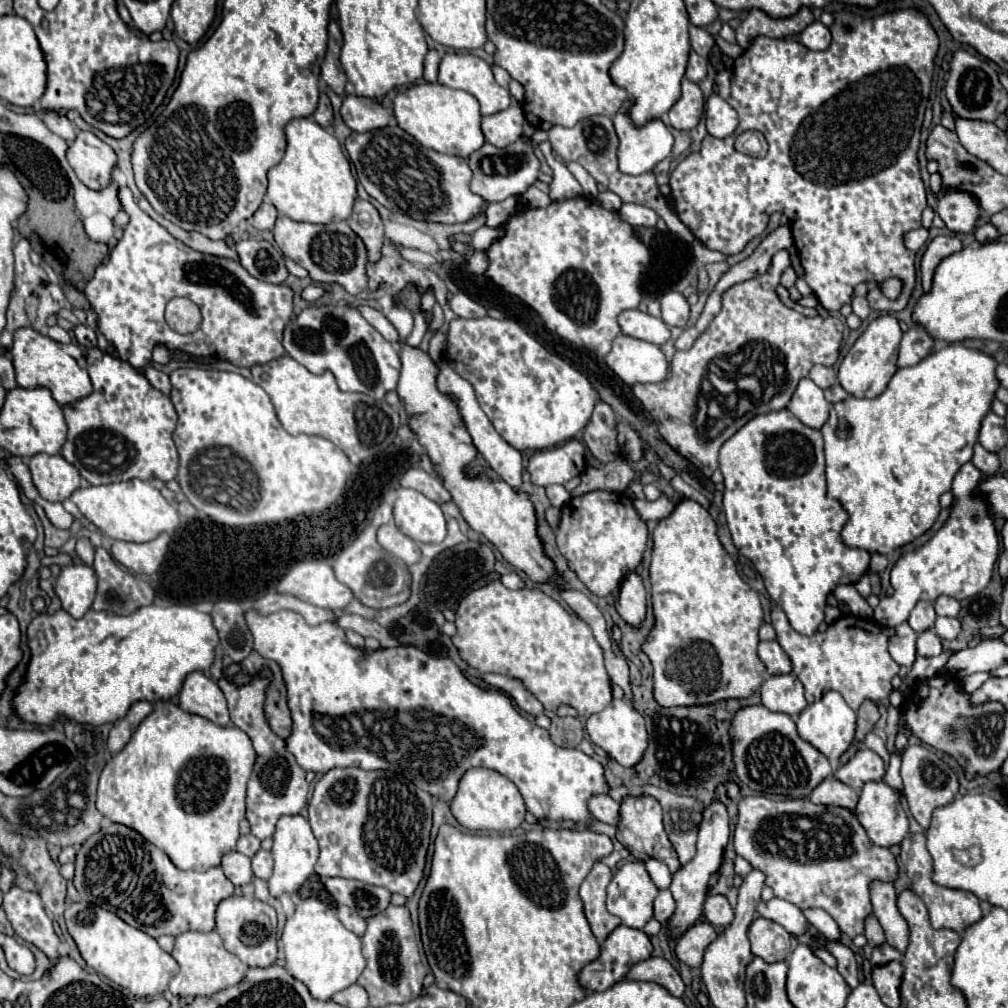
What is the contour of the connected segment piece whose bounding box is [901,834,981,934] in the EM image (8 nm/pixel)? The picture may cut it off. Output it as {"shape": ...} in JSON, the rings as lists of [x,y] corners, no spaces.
{"shape":[[[909,834],[903,842],[901,842],[901,862],[907,868],[907,874],[911,878],[911,888],[915,890],[915,894],[925,902],[927,910],[929,910],[929,918],[931,918],[931,926],[933,928],[949,928],[955,930],[957,934],[961,934],[967,926],[975,924],[981,918],[981,908],[979,908],[979,898],[971,892],[965,890],[953,890],[953,888],[943,888],[937,886],[931,880],[933,874],[933,860],[925,848],[925,834]]]}

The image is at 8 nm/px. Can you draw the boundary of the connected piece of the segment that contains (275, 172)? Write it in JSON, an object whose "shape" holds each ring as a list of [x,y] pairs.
{"shape":[[[313,118],[287,122],[285,136],[287,150],[281,162],[269,170],[267,198],[281,216],[297,222],[329,224],[335,220],[347,220],[353,210],[357,188],[349,160],[341,152],[337,138],[321,128]]]}

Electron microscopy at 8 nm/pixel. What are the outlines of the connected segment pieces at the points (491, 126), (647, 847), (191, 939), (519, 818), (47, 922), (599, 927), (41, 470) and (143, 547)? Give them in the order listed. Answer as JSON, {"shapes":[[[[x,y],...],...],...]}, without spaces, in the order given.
{"shapes":[[[[513,102],[507,110],[483,116],[481,130],[489,144],[493,144],[495,148],[507,148],[521,136],[523,122],[525,122],[523,110],[517,102]]],[[[641,794],[641,796],[623,796],[621,800],[621,816],[617,820],[617,840],[639,860],[647,860],[647,858],[655,858],[661,860],[669,866],[671,872],[677,872],[677,868],[681,866],[677,860],[677,854],[663,830],[663,818],[661,818],[661,806],[659,802],[649,796],[649,794]]],[[[183,932],[175,938],[171,954],[179,964],[179,974],[169,982],[169,990],[175,996],[211,996],[239,984],[247,972],[247,966],[223,948],[223,940],[217,932]]],[[[473,768],[465,772],[465,776],[459,782],[457,796],[451,800],[451,812],[457,818],[457,822],[469,830],[509,832],[521,826],[527,808],[523,796],[511,780],[489,768]]],[[[11,886],[11,890],[3,896],[3,910],[17,936],[37,946],[49,960],[57,960],[57,956],[61,956],[57,954],[59,938],[37,892]]],[[[595,862],[595,866],[591,868],[591,872],[579,888],[579,898],[583,900],[585,916],[599,942],[603,942],[621,924],[621,920],[609,914],[605,908],[605,888],[611,882],[611,878],[613,872],[603,862]]],[[[35,454],[29,462],[29,468],[35,488],[49,502],[63,502],[79,488],[81,476],[77,468],[59,454]]],[[[159,534],[155,540],[145,544],[133,544],[133,542],[113,542],[111,554],[113,558],[129,568],[135,574],[153,574],[161,568],[165,554],[169,550],[171,536]]]]}

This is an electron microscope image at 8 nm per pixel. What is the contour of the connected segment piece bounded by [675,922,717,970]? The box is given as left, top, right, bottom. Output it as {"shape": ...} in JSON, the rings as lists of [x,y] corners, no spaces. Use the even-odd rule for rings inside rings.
{"shape":[[[697,922],[681,936],[681,940],[675,946],[675,954],[691,970],[697,970],[701,966],[701,958],[703,958],[705,948],[715,938],[717,938],[717,932],[709,922]]]}

